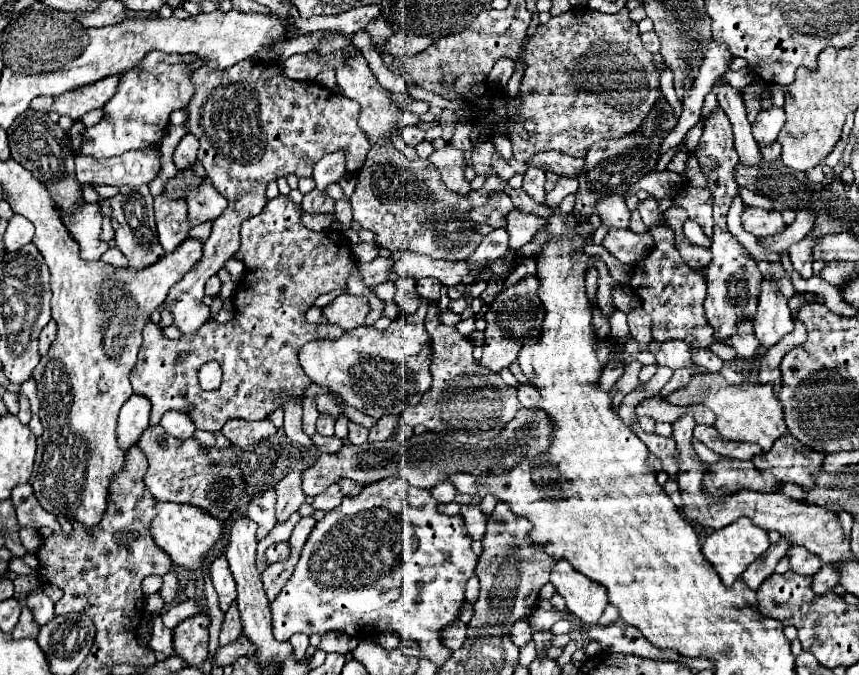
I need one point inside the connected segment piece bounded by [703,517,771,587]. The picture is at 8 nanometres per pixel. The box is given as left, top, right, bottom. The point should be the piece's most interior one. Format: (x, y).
(730, 550)

